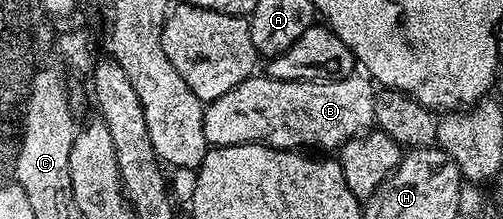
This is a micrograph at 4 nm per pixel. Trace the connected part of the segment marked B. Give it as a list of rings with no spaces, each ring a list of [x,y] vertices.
[[[253,73],[249,75],[246,81],[234,85],[234,89],[230,89],[230,93],[222,93],[222,97],[211,100],[211,102],[205,106],[202,129],[206,133],[206,141],[212,147],[233,147],[234,145],[242,145],[243,143],[267,143],[269,147],[278,147],[281,149],[312,149],[308,147],[325,147],[325,149],[328,150],[325,152],[332,153],[340,148],[346,140],[354,139],[357,135],[367,132],[369,128],[375,124],[377,92],[375,90],[372,91],[371,86],[373,87],[373,84],[360,73],[353,73],[346,76],[344,79],[325,79],[323,81],[305,81],[302,79],[298,81],[282,81],[281,79],[272,79],[267,73]]]

